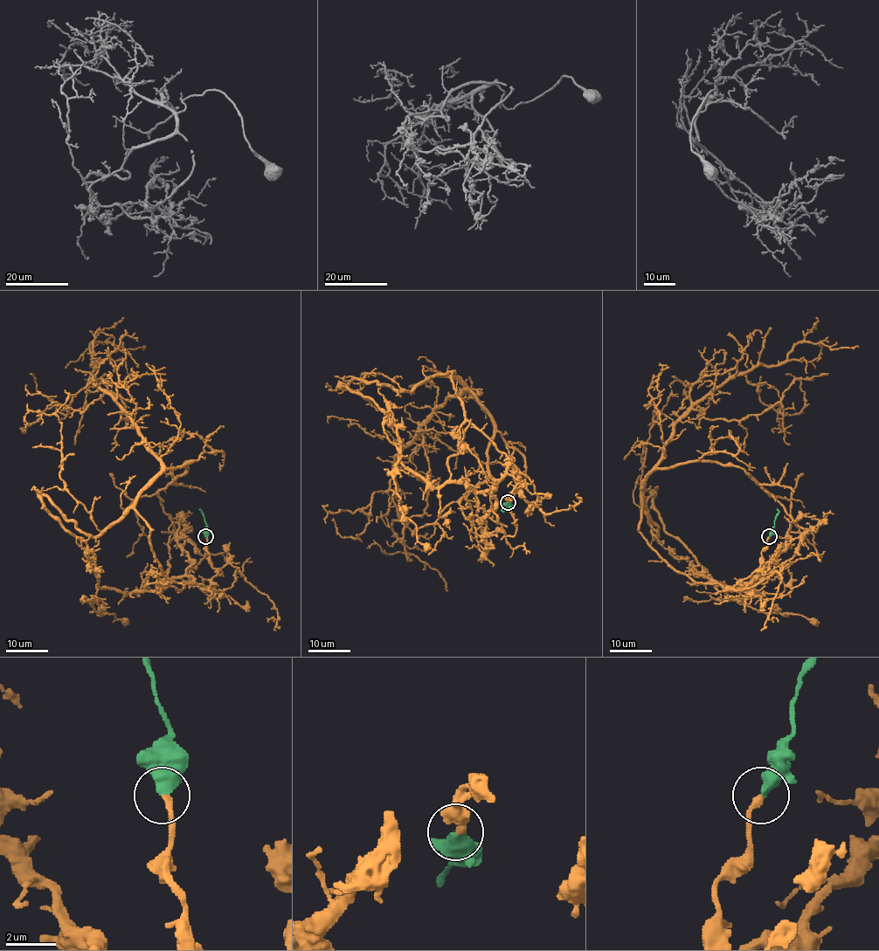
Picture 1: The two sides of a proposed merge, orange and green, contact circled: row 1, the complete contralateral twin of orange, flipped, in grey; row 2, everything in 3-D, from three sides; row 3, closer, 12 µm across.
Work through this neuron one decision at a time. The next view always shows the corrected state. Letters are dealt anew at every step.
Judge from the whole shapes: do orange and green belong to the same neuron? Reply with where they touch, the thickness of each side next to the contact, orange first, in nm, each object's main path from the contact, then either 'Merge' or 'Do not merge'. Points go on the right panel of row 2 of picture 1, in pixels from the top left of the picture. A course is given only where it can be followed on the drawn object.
Place: (769, 536). Thickness 240 nm (orange) against 500 nm. Course of orange: (770, 537), (732, 586), (695, 582), (640, 532), (643, 481), (724, 382), (803, 341), (858, 347). Course of green: (770, 537), (777, 509). Merge

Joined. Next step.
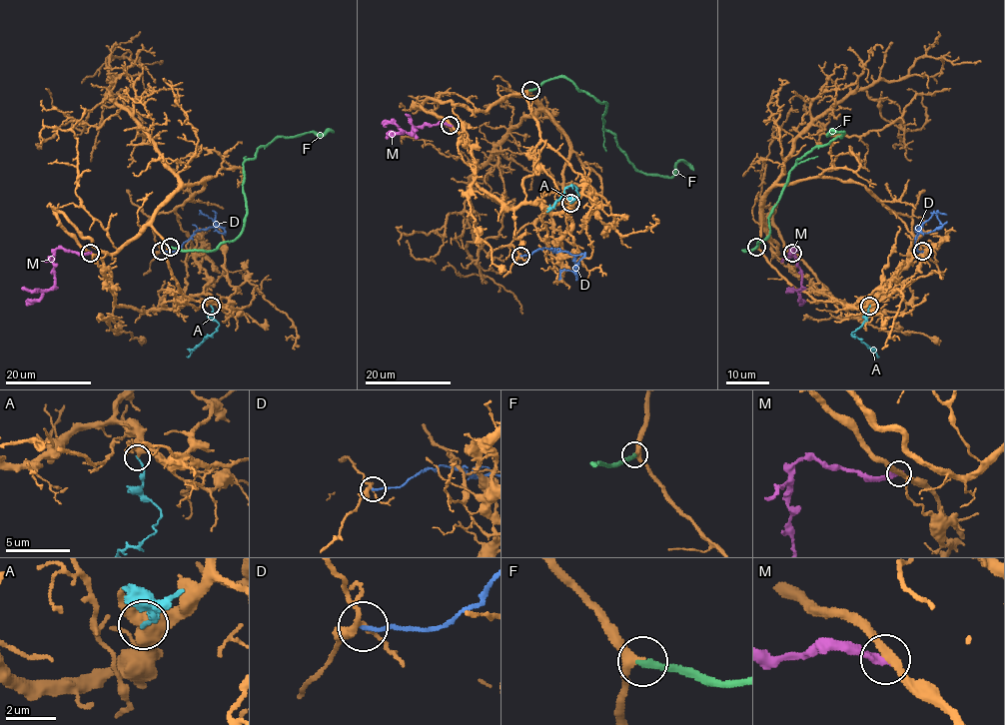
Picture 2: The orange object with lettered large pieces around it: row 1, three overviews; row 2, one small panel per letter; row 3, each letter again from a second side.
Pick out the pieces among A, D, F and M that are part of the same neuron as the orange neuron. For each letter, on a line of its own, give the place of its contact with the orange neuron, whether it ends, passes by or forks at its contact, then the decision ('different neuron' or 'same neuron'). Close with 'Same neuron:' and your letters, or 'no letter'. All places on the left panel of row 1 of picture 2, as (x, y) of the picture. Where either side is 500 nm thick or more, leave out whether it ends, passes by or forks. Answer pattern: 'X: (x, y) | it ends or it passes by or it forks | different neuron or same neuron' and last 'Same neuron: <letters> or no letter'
A: (211, 306) | different neuron
D: (161, 251) | it ends | different neuron
F: (170, 247) | it ends | same neuron
M: (90, 253) | it ends | different neuron
Same neuron: F

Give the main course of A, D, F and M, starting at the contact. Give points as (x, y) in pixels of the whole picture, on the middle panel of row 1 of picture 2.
A: (570, 203), (578, 195), (573, 185), (569, 185), (546, 212)
D: (521, 256), (544, 247), (584, 255), (576, 267), (576, 275), (562, 270), (558, 280)
F: (529, 90), (567, 77), (606, 104), (603, 129), (638, 170), (672, 177), (680, 161), (693, 170)
M: (450, 125), (437, 123), (418, 127), (414, 130), (415, 135), (405, 133), (393, 123), (382, 122)

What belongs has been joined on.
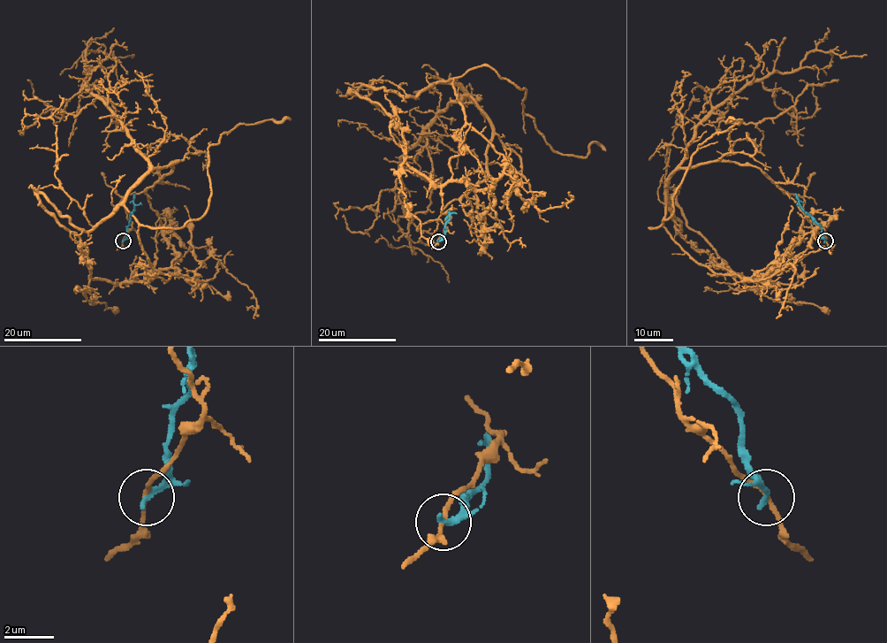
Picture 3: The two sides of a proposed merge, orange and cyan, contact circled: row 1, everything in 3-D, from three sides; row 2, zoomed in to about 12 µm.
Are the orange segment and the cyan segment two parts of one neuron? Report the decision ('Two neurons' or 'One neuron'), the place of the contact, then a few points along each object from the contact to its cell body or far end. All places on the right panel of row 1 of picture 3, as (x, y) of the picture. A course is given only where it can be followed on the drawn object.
Two neurons. Place: (825, 241). Course of orange: (825, 241), (802, 198), (721, 161), (680, 167), (650, 228), (672, 214), (697, 147), (735, 120). Course of cyan: (825, 241), (821, 226), (802, 209), (795, 193)

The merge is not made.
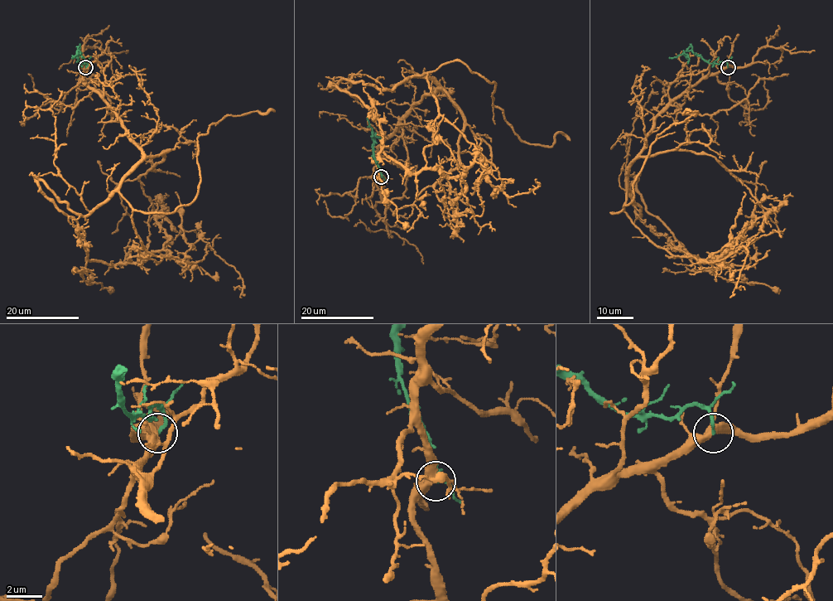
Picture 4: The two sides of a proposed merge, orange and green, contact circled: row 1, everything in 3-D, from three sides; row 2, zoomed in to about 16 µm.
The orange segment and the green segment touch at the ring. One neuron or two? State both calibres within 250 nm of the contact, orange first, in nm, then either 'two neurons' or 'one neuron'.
400 nm thick on the orange side, 190 nm on the other; two neurons

